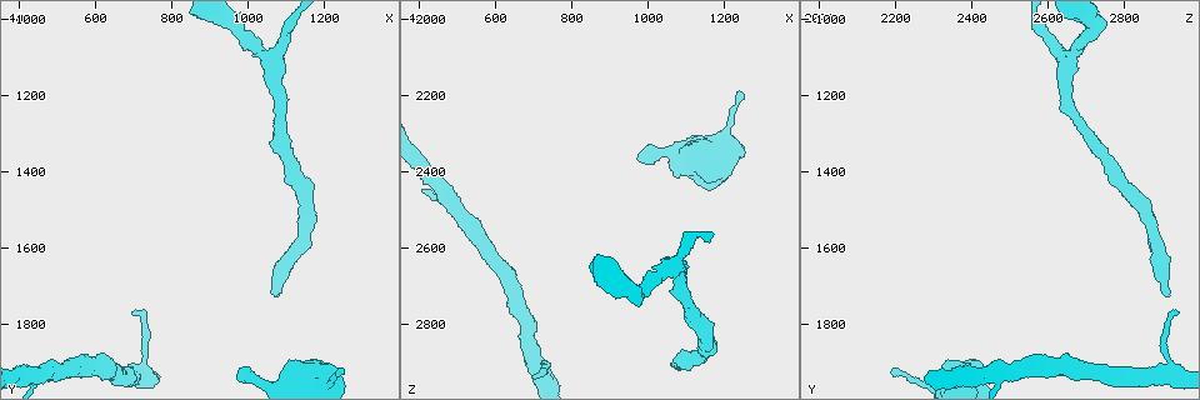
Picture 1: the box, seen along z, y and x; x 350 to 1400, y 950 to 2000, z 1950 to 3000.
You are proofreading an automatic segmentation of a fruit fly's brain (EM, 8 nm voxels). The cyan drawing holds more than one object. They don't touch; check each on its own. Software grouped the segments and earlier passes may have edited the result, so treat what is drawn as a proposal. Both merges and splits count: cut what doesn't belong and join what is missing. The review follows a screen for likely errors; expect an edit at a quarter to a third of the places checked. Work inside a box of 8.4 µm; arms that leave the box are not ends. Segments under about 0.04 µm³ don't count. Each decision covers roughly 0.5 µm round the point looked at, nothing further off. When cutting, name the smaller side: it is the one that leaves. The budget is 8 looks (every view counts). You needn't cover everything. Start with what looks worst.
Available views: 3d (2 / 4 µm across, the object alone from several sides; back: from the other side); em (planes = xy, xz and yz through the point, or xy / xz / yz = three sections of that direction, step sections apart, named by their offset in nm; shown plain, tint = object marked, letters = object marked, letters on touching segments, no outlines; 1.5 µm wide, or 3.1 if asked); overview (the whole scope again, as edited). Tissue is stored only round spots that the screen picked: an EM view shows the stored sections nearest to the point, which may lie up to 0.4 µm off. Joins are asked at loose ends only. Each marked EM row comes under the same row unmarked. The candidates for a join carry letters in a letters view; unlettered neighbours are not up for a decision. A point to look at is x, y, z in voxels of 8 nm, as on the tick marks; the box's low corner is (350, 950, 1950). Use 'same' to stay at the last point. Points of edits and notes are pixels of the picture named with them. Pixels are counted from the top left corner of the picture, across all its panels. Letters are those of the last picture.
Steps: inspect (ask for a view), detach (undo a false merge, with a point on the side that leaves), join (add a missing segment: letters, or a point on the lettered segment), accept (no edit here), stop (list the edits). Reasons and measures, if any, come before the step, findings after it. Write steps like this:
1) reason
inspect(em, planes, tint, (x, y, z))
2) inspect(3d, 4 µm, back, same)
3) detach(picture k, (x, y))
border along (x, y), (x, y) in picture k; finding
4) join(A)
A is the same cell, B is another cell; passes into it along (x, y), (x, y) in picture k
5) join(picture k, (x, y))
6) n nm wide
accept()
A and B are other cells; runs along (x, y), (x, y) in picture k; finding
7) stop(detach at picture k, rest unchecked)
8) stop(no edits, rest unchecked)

free end
inspect(em, planes, letters, (1085, 1730, 2915))

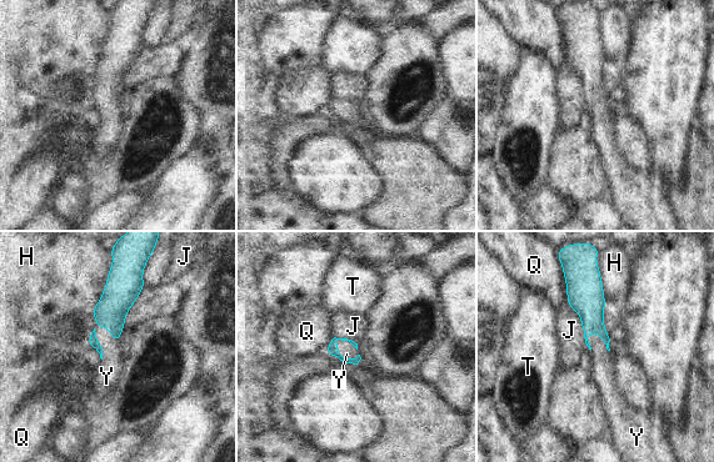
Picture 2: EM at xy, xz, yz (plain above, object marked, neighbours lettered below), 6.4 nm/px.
J touches over 260 nm
join(Y)
Y is the same cell, H, J, Q and T are other cells; it goes on there

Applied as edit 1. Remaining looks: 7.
free end
inspect(3d, 4 µm, back, (970, 1940, 2370))

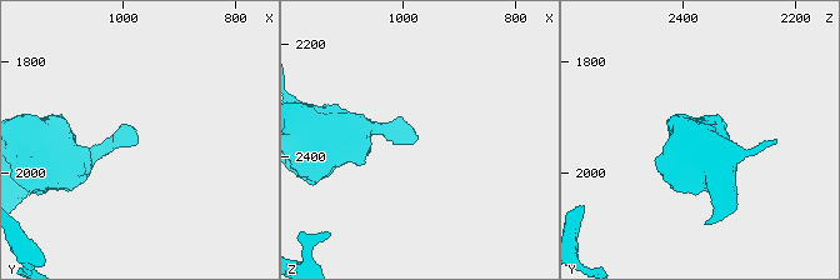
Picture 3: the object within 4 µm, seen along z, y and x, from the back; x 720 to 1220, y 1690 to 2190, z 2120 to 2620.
inspect(em, planes, letters, (970, 1945, 2365))

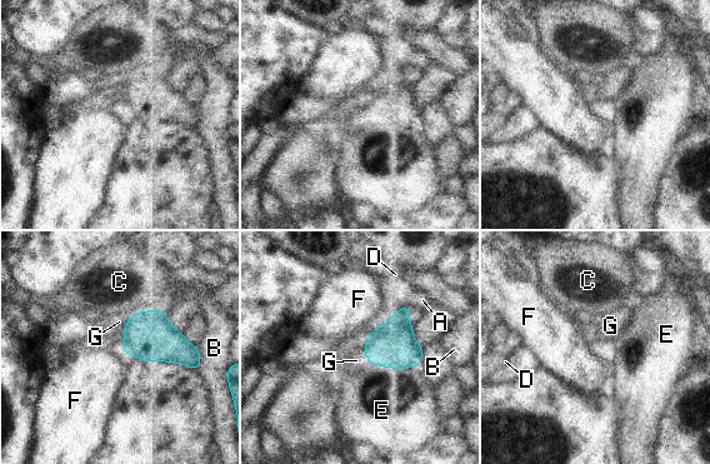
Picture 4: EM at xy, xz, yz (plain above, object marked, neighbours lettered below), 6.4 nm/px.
join(G)
G is the same cell, A, B, C, D, E and F are other cells; passes into it along (393, 344), (366, 357), (356, 360) in picture 4; it goes on there

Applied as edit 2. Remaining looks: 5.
inspect(overview)

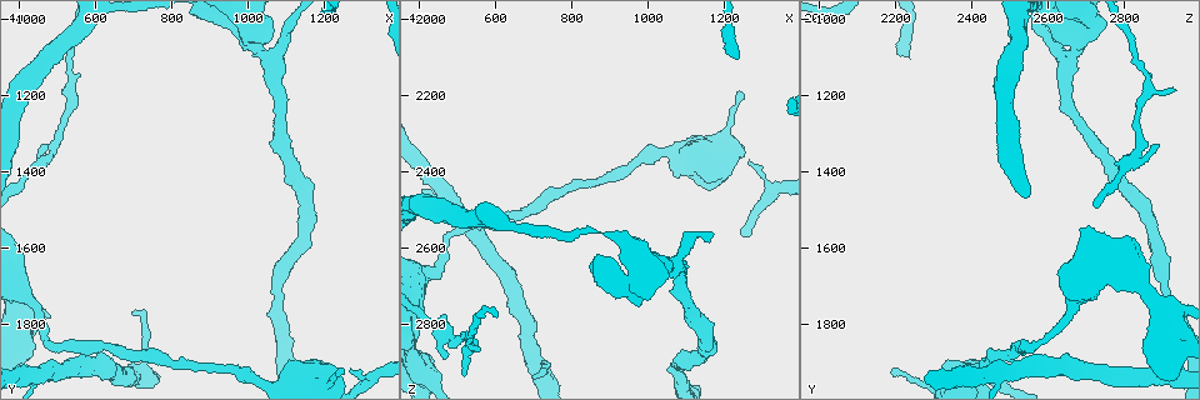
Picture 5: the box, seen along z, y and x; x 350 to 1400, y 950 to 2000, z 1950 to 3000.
thin end
inspect(em, yz, step 8, tint, (1245, 1925, 2195))

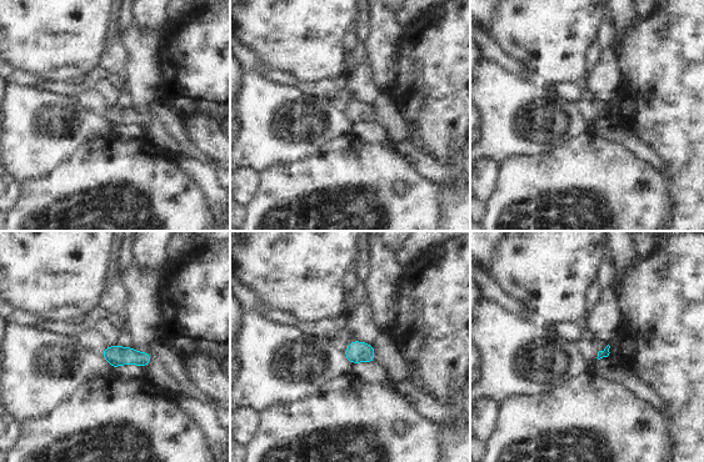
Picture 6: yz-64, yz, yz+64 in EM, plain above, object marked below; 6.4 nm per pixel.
inspect(em, planes, letters, same)

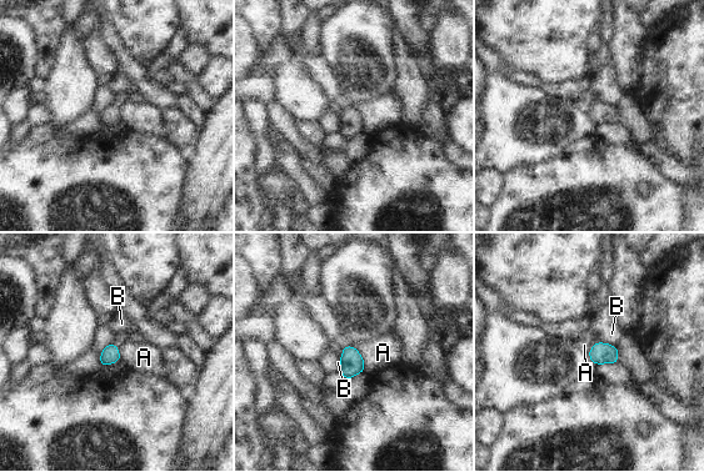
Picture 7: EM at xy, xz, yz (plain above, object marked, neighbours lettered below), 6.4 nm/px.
120 nm wide
accept()
A and B are other cells; border along (341, 346), (353, 346), (365, 370) in picture 7; no lettered segment goes on from it

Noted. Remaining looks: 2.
stop(join at picture 2, join at picture 4, rest unchecked)

